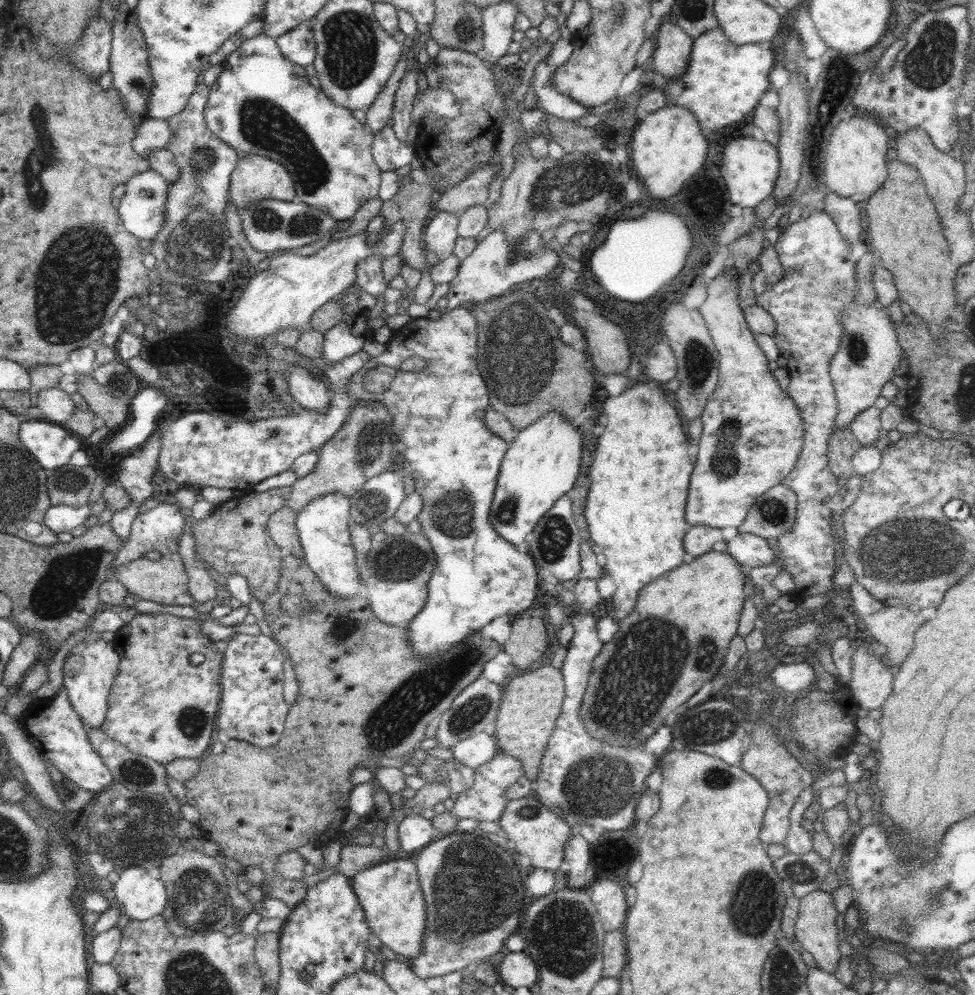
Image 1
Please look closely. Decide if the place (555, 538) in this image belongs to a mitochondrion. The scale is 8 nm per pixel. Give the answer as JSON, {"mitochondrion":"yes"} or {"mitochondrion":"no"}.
{"mitochondrion":"yes"}

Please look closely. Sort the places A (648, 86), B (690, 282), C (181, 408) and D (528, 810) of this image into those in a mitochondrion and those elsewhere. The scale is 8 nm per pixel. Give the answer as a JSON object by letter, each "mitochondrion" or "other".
{"A":"other","B":"other","C":"other","D":"mitochondrion"}

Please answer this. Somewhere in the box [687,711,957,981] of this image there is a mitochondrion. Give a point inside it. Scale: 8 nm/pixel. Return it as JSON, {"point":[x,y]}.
{"point":[753,911]}

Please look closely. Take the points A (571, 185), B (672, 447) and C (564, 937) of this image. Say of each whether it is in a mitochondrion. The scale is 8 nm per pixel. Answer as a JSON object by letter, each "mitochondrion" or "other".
{"A":"mitochondrion","B":"other","C":"mitochondrion"}

